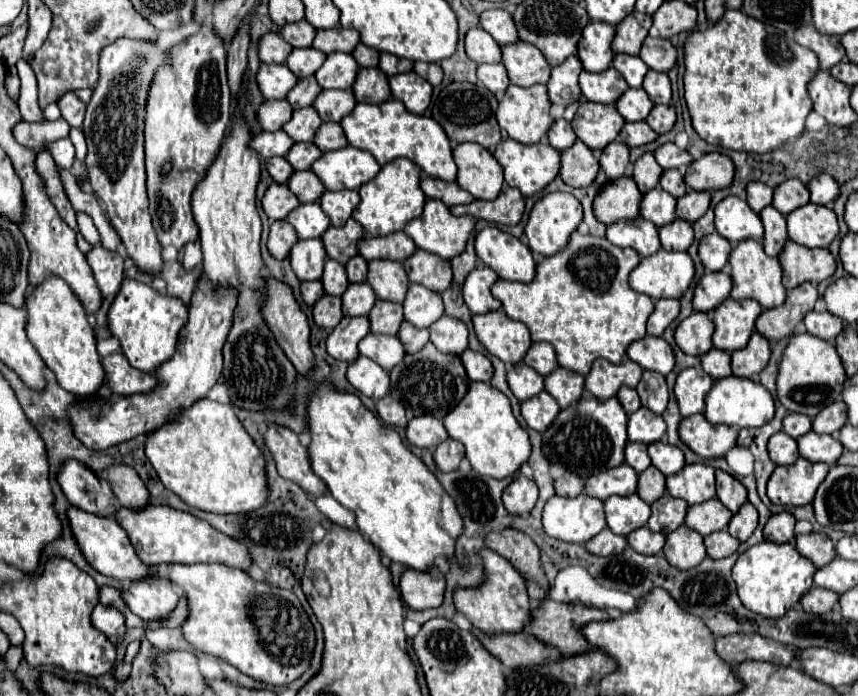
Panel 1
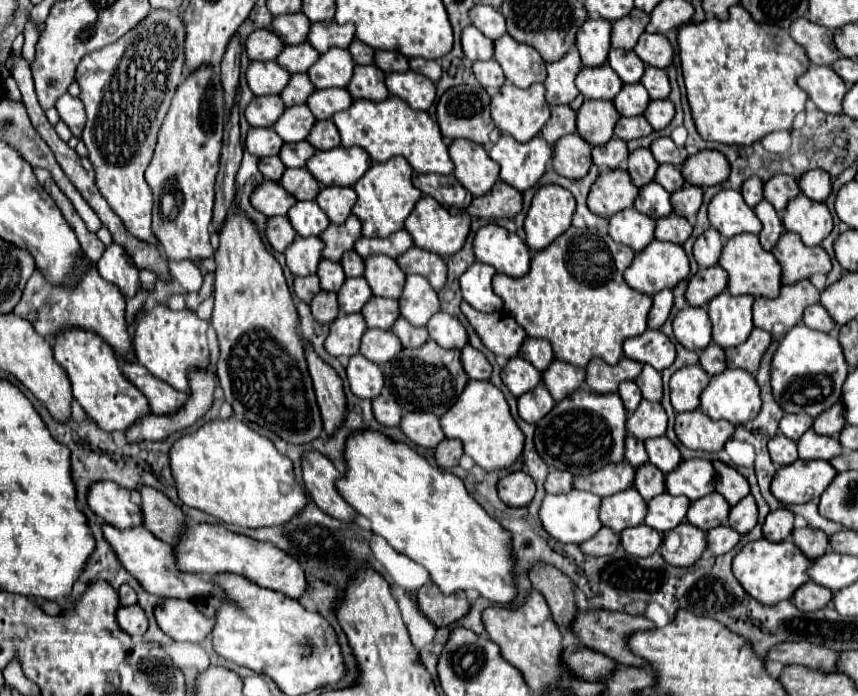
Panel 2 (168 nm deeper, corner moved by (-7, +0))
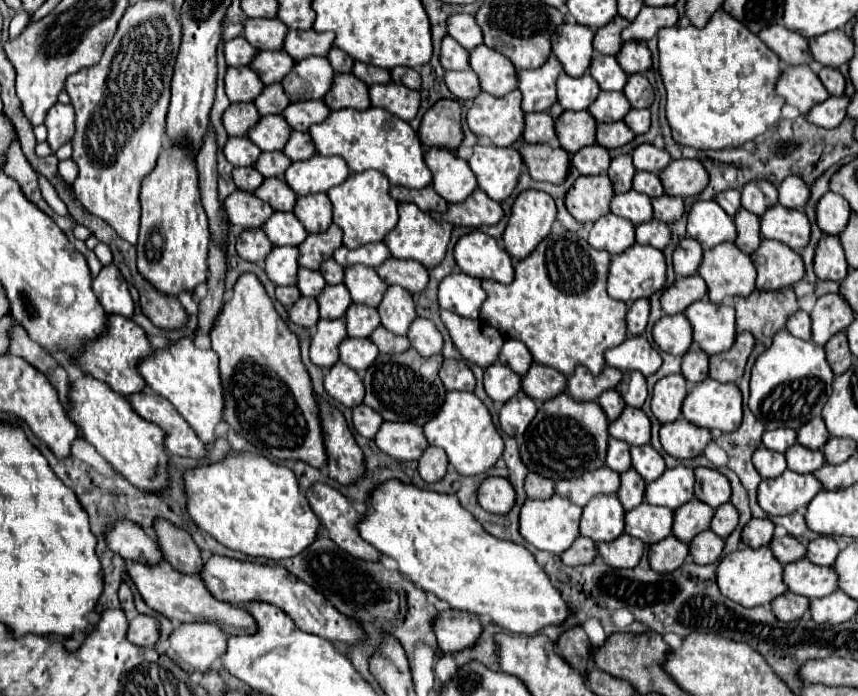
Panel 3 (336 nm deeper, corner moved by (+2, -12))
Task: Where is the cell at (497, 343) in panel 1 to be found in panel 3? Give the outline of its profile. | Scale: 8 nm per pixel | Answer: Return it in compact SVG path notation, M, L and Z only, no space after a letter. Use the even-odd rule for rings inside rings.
M453 311L439 313L443 325L449 331L449 337L461 357L479 367L489 367L499 357L499 347L503 345L503 337L495 327L483 323L481 319L467 319Z

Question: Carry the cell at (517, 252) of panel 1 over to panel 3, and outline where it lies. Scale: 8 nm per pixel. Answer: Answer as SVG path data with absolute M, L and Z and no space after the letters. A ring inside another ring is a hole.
M479 229L459 237L453 257L459 269L471 277L493 279L499 283L511 283L513 279L513 259L493 237Z

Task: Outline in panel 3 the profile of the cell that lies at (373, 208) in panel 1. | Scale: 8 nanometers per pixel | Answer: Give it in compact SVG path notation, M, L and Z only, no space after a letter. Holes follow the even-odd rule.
M377 171L351 173L339 187L331 187L327 197L333 205L333 223L343 231L343 245L355 249L373 241L383 241L397 225L397 201L389 195L389 183Z

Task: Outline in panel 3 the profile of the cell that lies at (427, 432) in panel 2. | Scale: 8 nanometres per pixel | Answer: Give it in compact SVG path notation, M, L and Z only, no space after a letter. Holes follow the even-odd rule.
M383 421L375 435L375 445L399 461L413 461L419 459L423 449L427 449L427 439L423 429L411 421Z

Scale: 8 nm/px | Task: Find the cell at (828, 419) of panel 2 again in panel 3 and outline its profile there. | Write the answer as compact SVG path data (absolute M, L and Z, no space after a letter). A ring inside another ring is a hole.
M815 417L807 421L799 431L797 431L797 441L809 449L821 449L829 439L829 433L825 429L825 423L821 417Z

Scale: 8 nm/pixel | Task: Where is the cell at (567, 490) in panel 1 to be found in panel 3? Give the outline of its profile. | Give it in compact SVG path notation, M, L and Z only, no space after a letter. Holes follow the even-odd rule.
M529 473L525 477L525 493L529 499L549 499L553 495L553 481L541 475Z

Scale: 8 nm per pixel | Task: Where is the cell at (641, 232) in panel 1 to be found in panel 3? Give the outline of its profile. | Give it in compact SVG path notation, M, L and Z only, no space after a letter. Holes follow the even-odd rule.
M613 213L599 217L589 231L589 245L595 249L605 249L611 255L623 253L633 243L635 243L633 223Z

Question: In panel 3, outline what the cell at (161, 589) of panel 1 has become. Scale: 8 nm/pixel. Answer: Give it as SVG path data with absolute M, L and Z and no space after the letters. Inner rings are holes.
M185 623L181 627L177 627L173 631L173 635L169 637L171 647L167 651L167 655L187 673L207 673L213 669L213 665L217 663L217 659L225 653L227 649L227 637L225 633L215 627L213 623Z

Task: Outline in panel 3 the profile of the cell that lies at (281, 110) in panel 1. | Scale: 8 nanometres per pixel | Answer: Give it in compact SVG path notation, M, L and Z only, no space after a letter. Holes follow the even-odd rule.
M231 103L225 109L221 121L229 137L243 137L247 133L247 127L259 121L259 113L255 111L253 103Z

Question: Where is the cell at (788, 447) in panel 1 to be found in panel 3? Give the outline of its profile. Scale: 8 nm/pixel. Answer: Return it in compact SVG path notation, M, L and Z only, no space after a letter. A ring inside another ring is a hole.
M759 447L753 453L753 465L757 469L757 473L763 479L771 479L771 477L779 477L787 465L785 465L785 455L777 453L777 451L769 451L767 447Z

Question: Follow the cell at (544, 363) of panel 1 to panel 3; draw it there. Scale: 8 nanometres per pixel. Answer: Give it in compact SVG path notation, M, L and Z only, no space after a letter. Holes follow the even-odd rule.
M505 339L501 353L499 353L499 363L511 367L517 375L523 375L523 371L527 371L527 367L531 367L531 353L527 351L527 347L517 341L517 339Z

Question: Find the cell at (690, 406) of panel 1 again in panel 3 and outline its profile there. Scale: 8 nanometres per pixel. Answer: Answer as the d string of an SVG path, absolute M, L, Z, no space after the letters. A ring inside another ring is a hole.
M667 375L653 387L651 411L661 423L671 423L681 415L681 403L687 395L687 381L683 375Z

